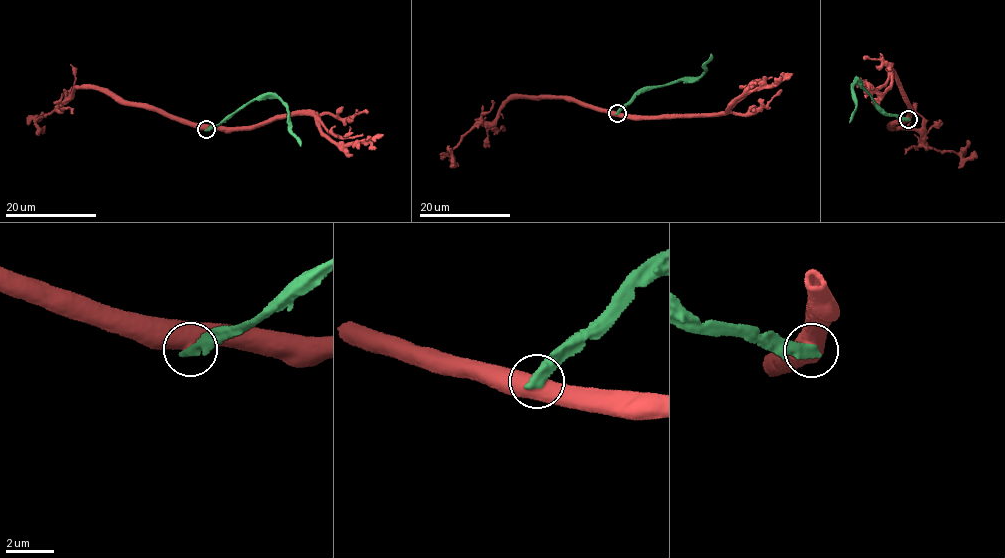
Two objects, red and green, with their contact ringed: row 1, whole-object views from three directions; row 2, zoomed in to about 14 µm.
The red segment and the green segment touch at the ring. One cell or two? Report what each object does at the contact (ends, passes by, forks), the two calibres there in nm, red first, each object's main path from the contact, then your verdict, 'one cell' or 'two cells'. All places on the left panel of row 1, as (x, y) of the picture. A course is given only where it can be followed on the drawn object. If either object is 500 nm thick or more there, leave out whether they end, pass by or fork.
800 nm thick on the red side, 460 nm on the other; red runs (206, 129), (198, 129), (142, 105), (120, 102), (91, 87), (77, 88), (38, 119), (41, 131), (45, 127); green runs (206, 130), (224, 121), (259, 97), (274, 96), (287, 108), (288, 131), (301, 146); two cells

